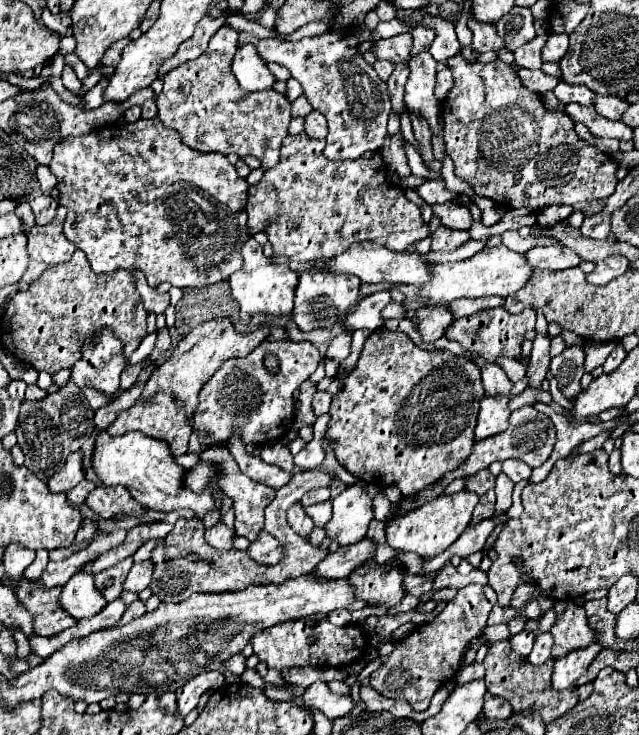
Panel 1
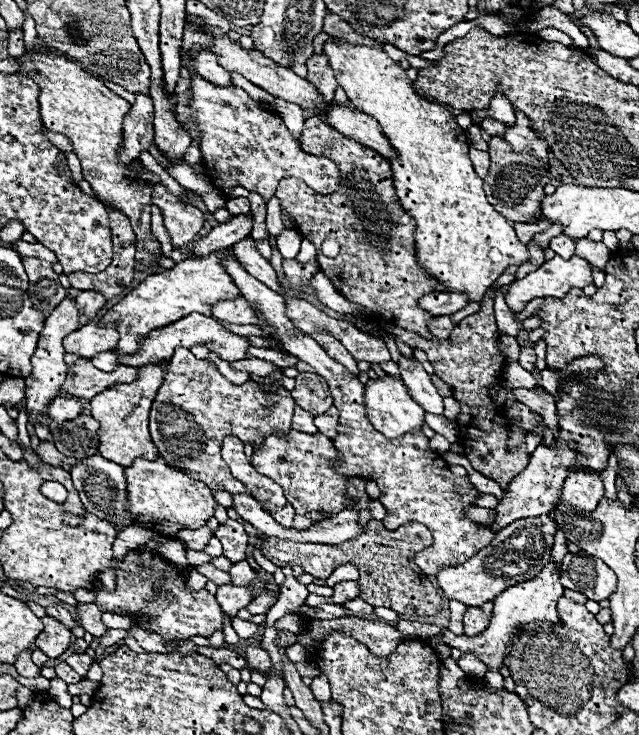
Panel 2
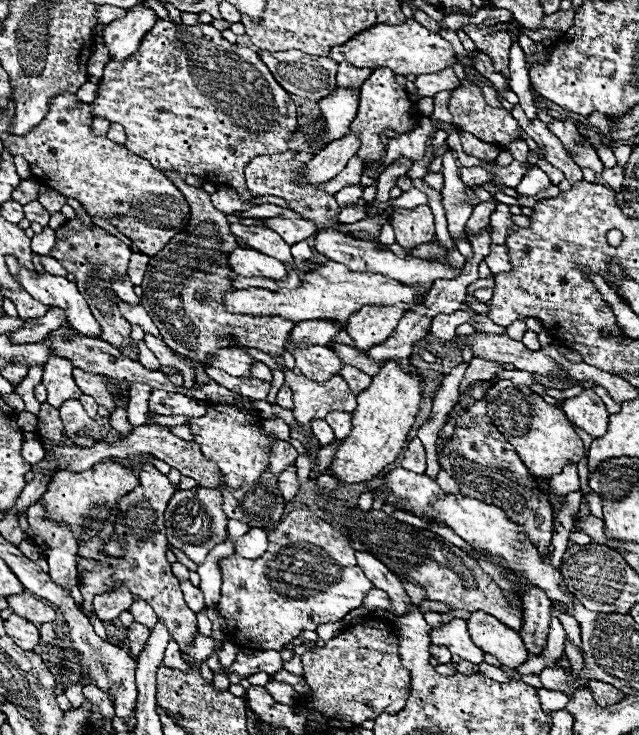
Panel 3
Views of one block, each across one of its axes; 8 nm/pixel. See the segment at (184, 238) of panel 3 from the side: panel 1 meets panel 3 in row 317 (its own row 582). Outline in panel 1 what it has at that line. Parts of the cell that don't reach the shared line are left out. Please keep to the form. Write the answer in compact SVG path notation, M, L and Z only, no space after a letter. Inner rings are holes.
M324 470L294 472L290 482L276 490L274 500L268 504L268 508L264 512L264 530L277 538L284 546L284 556L274 566L258 564L250 556L246 556L246 552L242 552L242 550L234 550L234 548L232 550L216 550L206 544L204 526L208 529L221 522L220 504L224 492L215 487L216 504L214 510L210 510L203 518L203 524L202 520L196 520L196 518L190 518L190 520L180 518L174 524L174 530L164 540L160 540L160 544L152 550L152 558L150 558L154 562L154 572L152 572L152 582L150 582L152 594L156 594L162 602L180 602L180 600L186 600L194 592L222 592L222 590L246 588L250 584L266 584L266 582L278 584L278 582L284 582L286 578L312 572L316 568L316 564L322 562L322 558L326 558L328 550L322 552L320 548L314 548L302 536L298 536L286 522L286 508L294 502L300 502L302 494L306 494L308 490L328 486L332 478L334 476Z

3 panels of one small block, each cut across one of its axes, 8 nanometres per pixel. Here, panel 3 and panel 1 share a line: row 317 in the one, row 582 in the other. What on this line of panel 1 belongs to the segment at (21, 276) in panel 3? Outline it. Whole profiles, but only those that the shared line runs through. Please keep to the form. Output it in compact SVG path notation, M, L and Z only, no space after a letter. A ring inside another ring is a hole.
M79 570L68 580L60 592L58 602L76 620L98 614L98 610L102 610L102 604L106 604L106 600L102 600L96 590L94 576L84 570Z

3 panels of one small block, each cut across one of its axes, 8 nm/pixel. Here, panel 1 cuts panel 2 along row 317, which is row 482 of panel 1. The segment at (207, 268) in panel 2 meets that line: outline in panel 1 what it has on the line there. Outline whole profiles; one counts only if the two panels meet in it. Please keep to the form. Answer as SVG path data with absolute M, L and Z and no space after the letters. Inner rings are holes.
M102 432L96 438L96 448L94 448L94 470L100 476L100 480L106 486L126 486L130 494L142 502L146 508L158 510L158 512L176 512L176 510L192 510L196 518L204 518L206 512L214 510L216 496L214 496L214 486L206 486L202 492L194 492L186 488L184 480L188 470L178 466L170 446L162 440L144 436L142 432L128 432L122 436L110 436L108 432Z

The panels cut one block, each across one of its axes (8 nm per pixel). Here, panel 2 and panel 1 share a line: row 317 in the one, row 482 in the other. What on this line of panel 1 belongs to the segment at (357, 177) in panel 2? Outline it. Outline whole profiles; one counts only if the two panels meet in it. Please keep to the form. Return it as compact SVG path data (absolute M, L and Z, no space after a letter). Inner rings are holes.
M382 328L374 330L368 340L364 342L360 360L356 364L356 368L348 374L348 378L344 380L342 390L332 398L332 408L330 408L330 426L326 436L332 438L338 446L336 446L336 458L340 462L342 468L346 468L354 478L362 480L362 482L374 482L380 486L396 486L402 496L410 496L420 492L422 488L430 486L430 482L436 482L438 478L442 478L446 472L456 470L472 452L472 446L476 442L474 438L474 428L476 428L476 418L478 418L478 408L480 408L480 400L484 398L484 388L482 388L482 380L480 380L480 370L474 362L456 356L448 350L424 350L420 346L416 346L404 332L384 332Z

